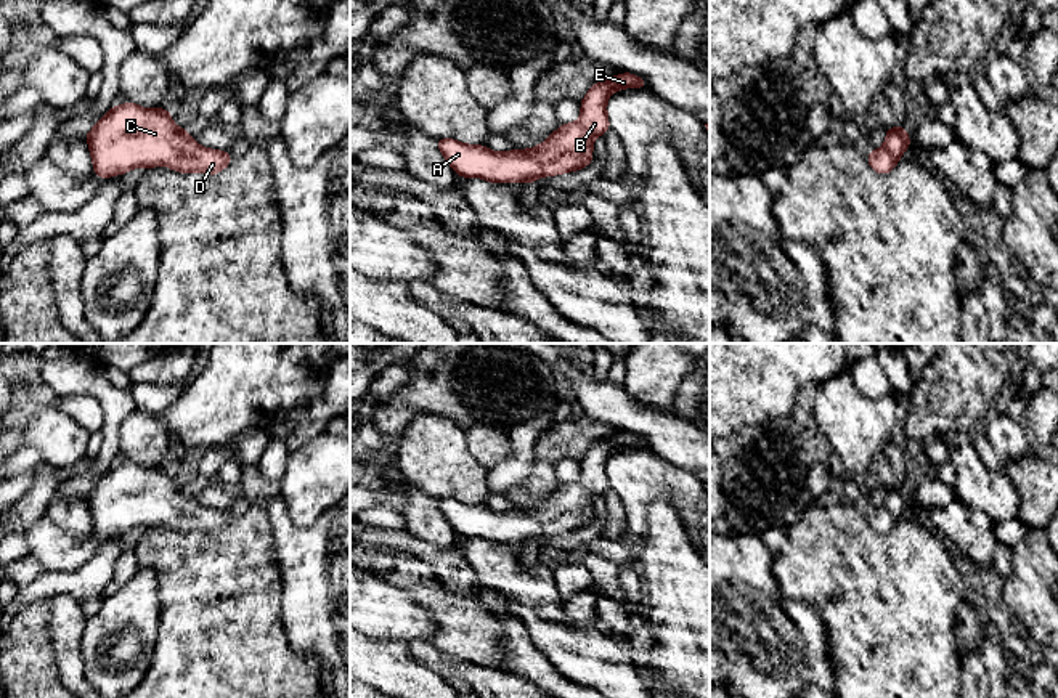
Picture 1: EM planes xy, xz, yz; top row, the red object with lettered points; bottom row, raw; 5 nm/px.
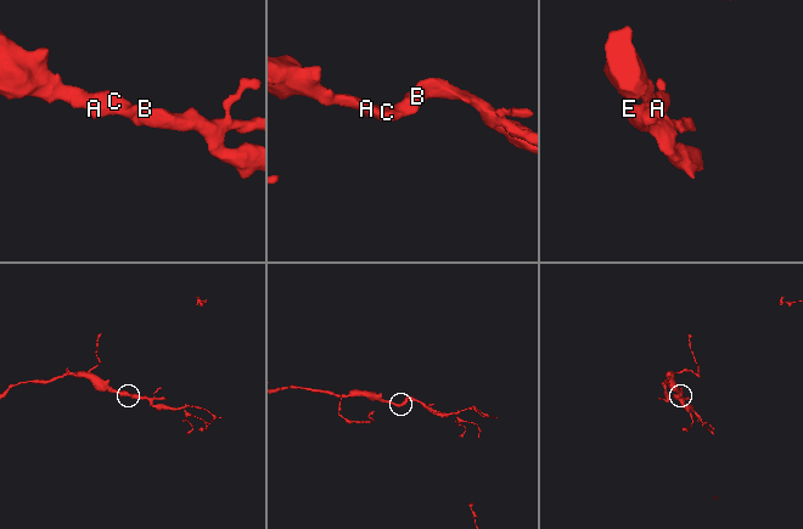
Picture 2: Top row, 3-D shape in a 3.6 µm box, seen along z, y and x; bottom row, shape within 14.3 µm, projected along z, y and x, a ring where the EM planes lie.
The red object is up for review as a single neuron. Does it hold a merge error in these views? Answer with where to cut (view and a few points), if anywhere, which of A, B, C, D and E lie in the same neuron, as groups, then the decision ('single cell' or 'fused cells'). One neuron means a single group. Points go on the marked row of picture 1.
no cut; A B C D E; single cell

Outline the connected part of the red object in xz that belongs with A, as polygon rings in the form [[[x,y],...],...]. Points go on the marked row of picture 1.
[[[621,72],[594,83],[580,101],[581,116],[560,127],[544,143],[528,149],[496,152],[483,144],[438,138],[437,146],[458,177],[491,183],[535,183],[541,177],[564,175],[588,167],[594,138],[610,130],[607,99],[616,90],[649,88],[636,74]]]

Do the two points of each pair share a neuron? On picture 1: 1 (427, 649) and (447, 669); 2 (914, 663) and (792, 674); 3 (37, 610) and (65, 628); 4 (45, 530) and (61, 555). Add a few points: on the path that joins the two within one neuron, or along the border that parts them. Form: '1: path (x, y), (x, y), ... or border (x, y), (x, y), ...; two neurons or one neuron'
1: path (431, 653), (442, 665); one neuron
2: border (826, 639), (835, 681); two neurons
3: border (42, 602), (48, 608), (48, 636), (55, 655); two neurons
4: path (45, 536), (55, 549); one neuron

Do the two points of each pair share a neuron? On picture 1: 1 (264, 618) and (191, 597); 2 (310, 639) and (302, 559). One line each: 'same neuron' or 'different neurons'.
1: same neuron
2: same neuron

